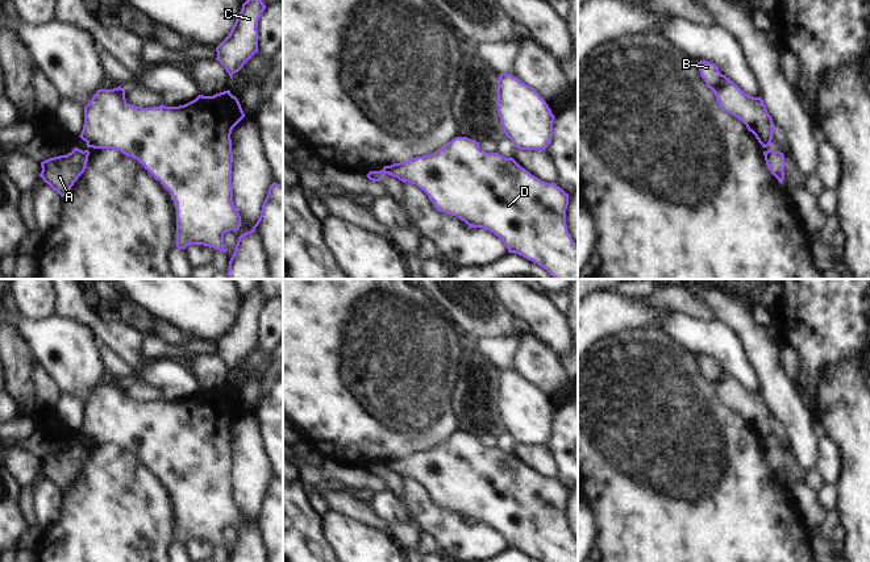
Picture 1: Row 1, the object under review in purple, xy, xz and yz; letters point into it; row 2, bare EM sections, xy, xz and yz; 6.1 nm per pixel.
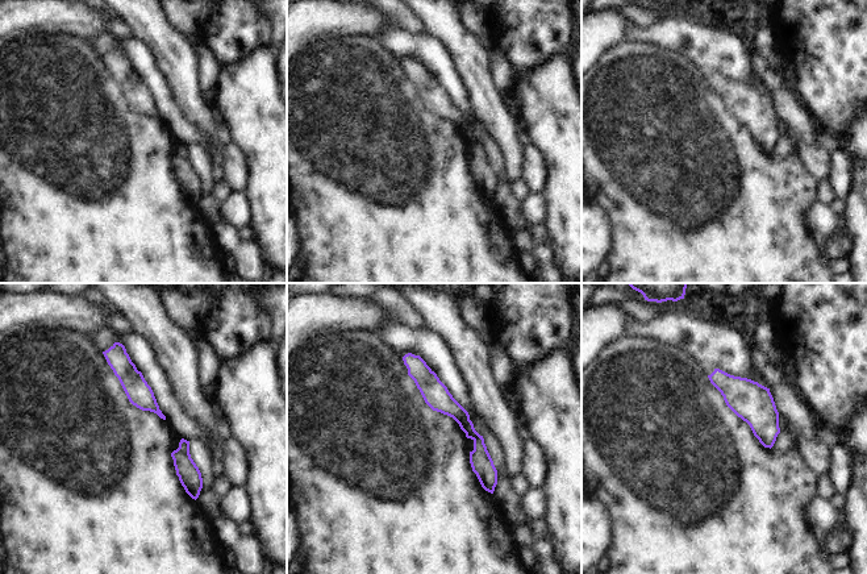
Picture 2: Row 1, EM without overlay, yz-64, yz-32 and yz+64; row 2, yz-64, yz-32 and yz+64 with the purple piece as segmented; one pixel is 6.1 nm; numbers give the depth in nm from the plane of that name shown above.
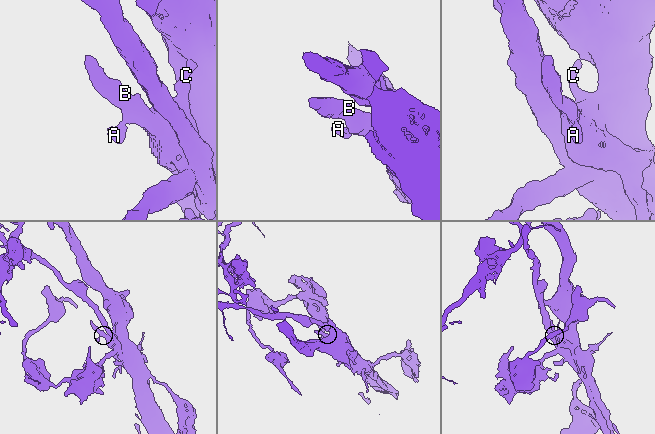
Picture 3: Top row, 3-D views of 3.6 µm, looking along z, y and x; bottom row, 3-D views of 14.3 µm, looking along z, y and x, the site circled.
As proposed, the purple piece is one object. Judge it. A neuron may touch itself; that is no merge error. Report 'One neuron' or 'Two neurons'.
Two neurons

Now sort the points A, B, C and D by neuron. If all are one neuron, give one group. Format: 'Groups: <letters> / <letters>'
Groups: A / B C D

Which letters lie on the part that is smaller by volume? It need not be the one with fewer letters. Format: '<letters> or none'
A

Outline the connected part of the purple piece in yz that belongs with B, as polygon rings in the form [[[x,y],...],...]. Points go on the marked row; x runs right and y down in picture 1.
[[[700,61],[698,67],[707,87],[715,92],[717,104],[724,112],[741,120],[762,146],[773,140],[775,125],[761,96],[753,97],[745,93],[723,75],[715,63]]]

